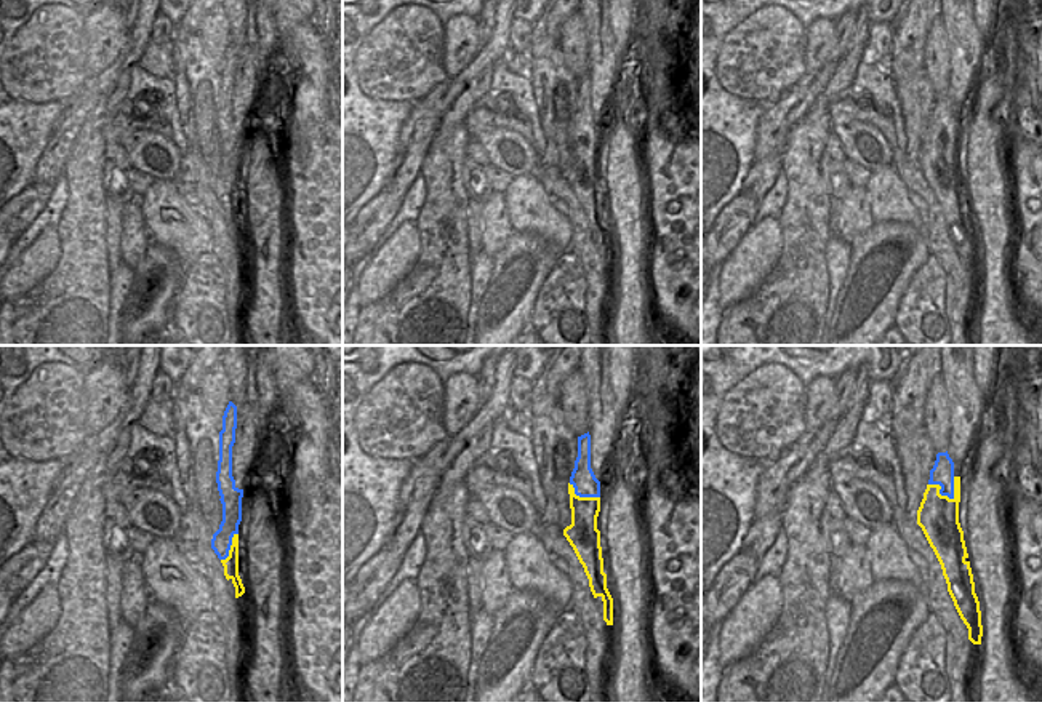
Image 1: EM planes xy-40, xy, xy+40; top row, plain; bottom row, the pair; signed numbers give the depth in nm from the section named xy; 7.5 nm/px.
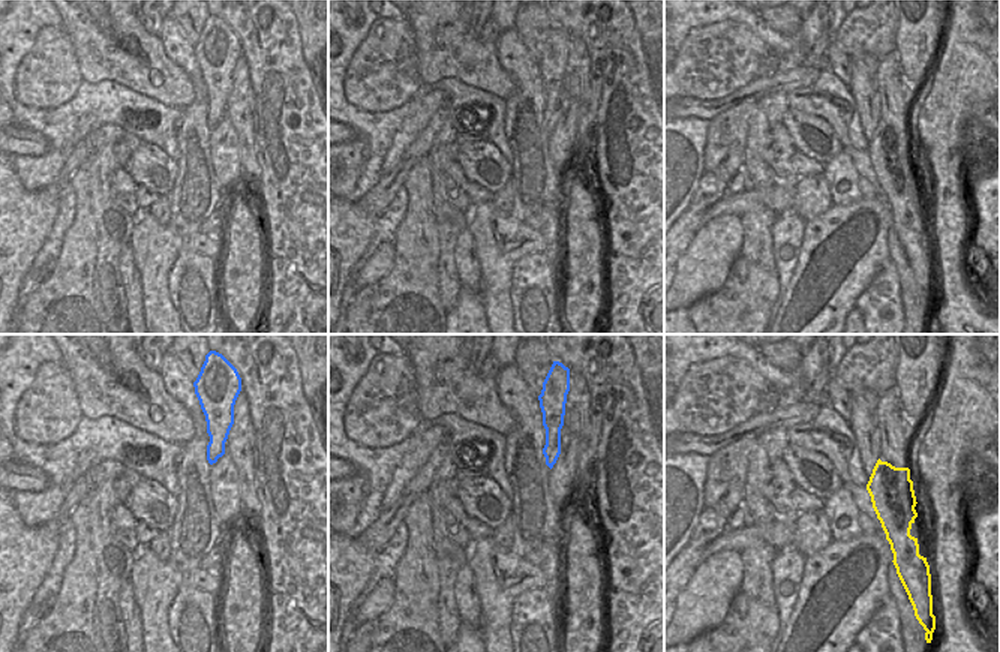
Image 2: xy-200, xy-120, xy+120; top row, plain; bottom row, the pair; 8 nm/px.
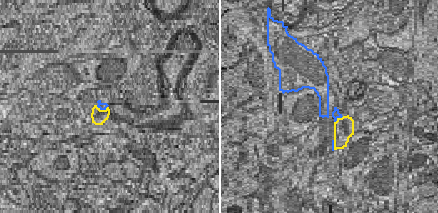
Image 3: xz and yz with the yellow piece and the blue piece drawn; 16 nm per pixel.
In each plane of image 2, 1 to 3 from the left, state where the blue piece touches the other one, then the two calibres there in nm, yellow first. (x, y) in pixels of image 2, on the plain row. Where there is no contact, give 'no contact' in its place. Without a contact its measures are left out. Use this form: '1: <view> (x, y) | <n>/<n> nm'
1: no contact
2: no contact
3: no contact

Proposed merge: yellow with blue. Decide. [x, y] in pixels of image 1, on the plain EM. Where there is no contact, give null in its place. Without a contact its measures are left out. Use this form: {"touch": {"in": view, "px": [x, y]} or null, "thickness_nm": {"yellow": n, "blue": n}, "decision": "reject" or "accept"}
{"touch": {"in": "xy+40", "px": [938, 133]}, "thickness_nm": {"yellow": 320, "blue": 170}, "decision": "accept"}

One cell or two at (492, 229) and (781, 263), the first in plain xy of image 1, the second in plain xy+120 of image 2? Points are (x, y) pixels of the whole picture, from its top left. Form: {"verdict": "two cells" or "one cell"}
{"verdict": "two cells"}

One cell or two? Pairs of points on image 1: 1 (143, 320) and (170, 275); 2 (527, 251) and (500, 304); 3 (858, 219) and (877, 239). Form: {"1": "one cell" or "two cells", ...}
{"1": "one cell", "2": "one cell", "3": "two cells"}

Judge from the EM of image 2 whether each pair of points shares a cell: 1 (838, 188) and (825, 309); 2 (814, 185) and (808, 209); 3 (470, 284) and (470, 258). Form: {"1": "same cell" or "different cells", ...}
{"1": "different cells", "2": "same cell", "3": "same cell"}

